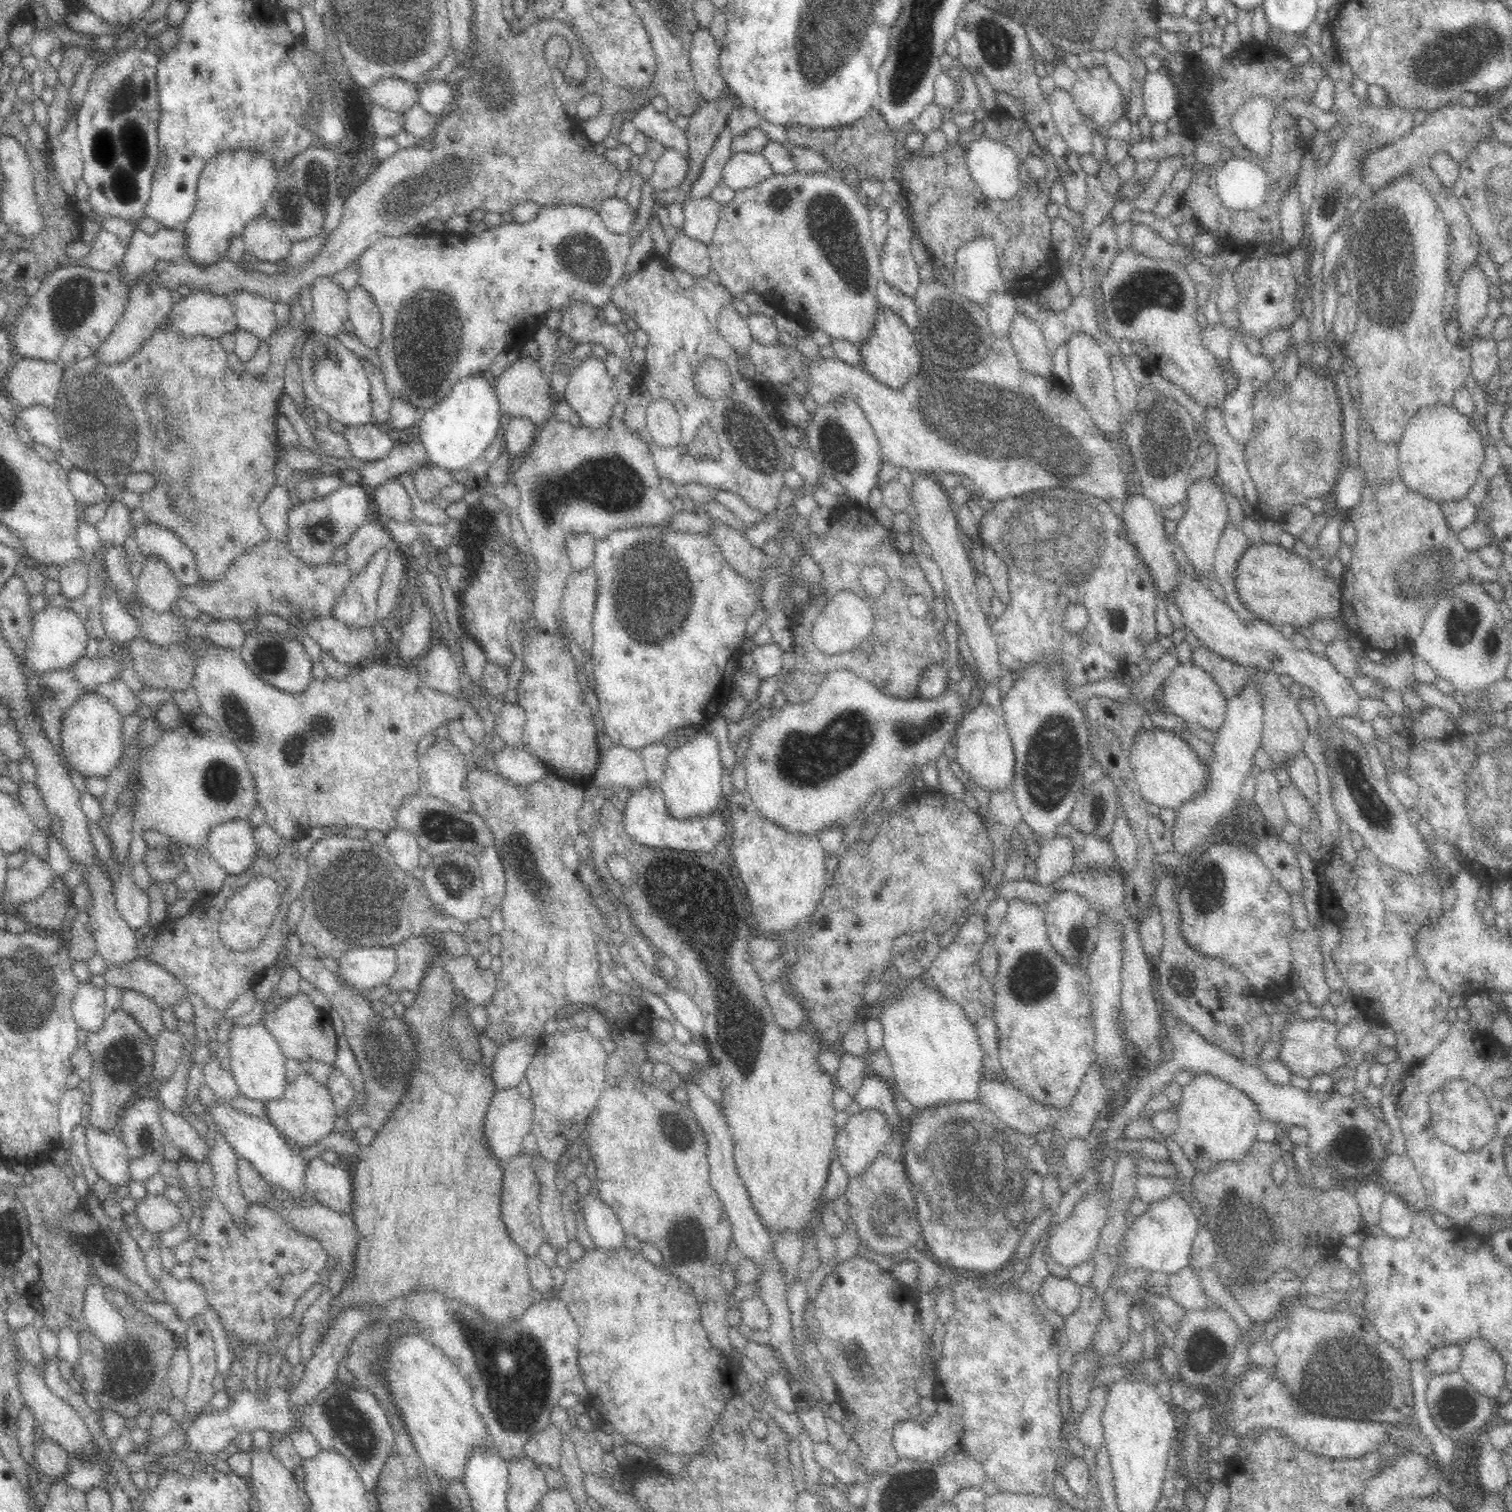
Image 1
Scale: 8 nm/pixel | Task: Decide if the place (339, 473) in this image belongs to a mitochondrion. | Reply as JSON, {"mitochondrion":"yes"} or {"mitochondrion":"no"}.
{"mitochondrion":"no"}

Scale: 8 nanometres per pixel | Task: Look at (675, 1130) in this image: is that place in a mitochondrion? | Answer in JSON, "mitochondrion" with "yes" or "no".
{"mitochondrion":"yes"}

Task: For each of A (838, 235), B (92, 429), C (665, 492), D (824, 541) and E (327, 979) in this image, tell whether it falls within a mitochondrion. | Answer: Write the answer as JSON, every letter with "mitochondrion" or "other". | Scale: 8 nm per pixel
{"A":"mitochondrion","B":"mitochondrion","C":"other","D":"other","E":"other"}

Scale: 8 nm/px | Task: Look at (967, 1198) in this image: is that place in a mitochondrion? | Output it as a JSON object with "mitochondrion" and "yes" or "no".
{"mitochondrion":"yes"}

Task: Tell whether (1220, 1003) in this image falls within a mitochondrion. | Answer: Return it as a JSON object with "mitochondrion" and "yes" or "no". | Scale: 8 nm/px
{"mitochondrion":"no"}

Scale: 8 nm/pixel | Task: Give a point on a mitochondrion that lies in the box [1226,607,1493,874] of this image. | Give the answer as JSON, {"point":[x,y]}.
{"point":[1462,627]}

